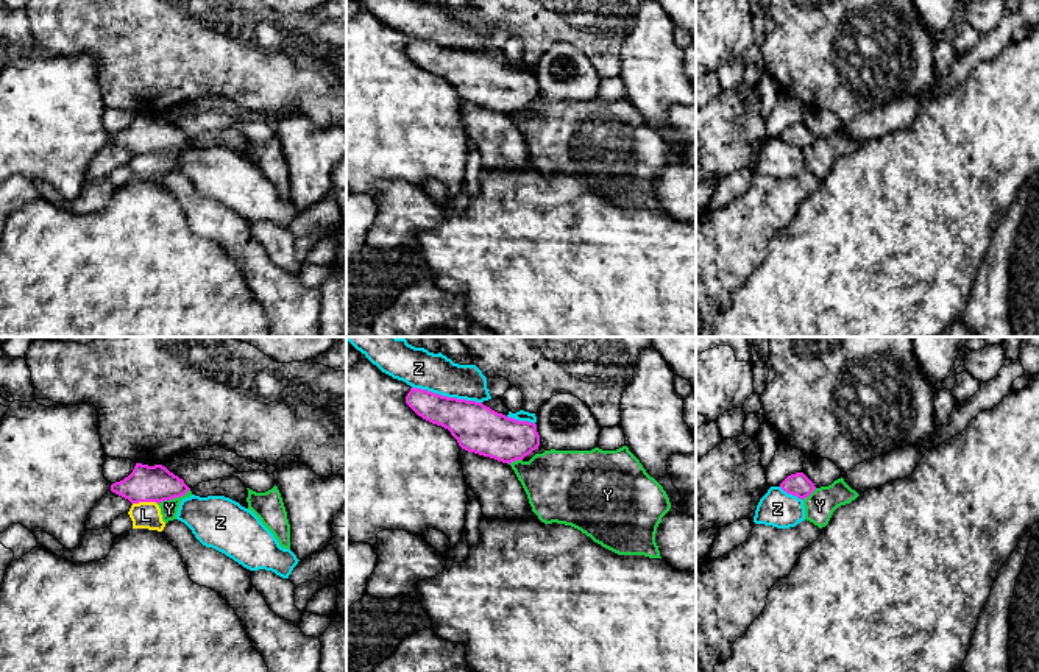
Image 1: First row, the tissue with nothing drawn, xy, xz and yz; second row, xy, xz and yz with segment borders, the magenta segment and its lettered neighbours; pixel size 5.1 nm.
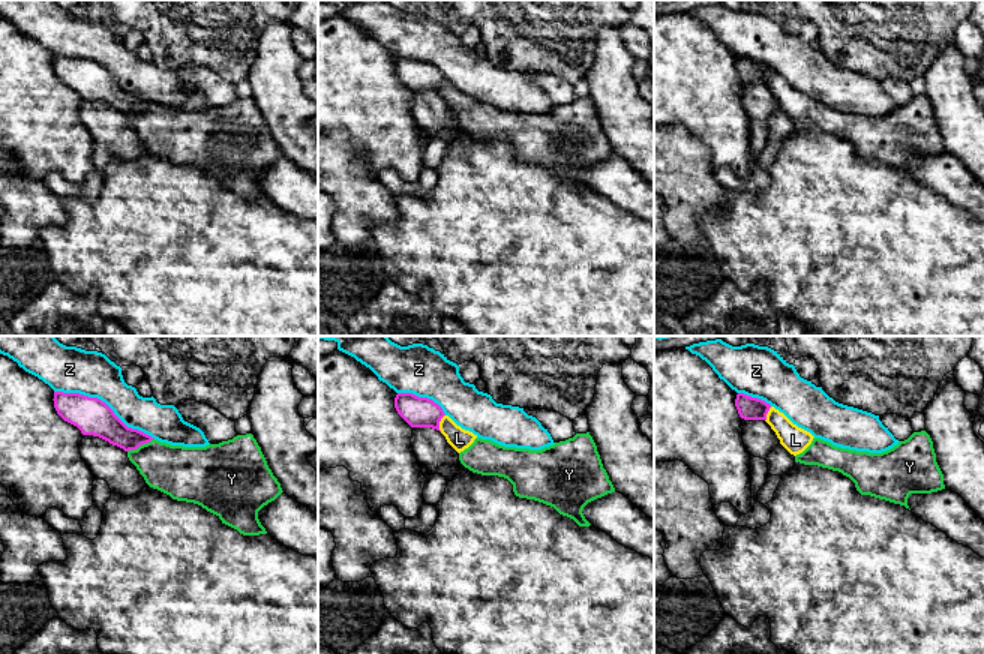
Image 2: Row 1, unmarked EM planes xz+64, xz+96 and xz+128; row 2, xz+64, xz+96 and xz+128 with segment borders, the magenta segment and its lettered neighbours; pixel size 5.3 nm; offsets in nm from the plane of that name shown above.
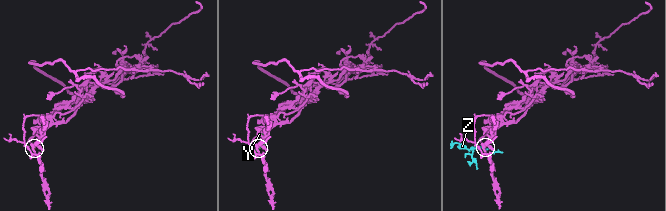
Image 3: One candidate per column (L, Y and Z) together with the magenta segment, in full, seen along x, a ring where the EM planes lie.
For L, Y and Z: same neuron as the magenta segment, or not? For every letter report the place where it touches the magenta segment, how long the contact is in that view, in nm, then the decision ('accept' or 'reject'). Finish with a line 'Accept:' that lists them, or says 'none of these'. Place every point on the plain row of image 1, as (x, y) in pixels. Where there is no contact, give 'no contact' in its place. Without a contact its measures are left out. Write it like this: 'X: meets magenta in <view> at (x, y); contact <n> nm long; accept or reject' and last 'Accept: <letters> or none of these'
L: meets magenta in xy at (144, 152); contact 130 nm long; reject
Y: meets magenta in xy at (173, 148); contact 190 nm long; reject
Z: meets magenta in xz at (446, 47); contact 380 nm long; reject
Accept: none of these

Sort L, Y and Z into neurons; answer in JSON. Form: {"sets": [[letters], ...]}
{"sets": [["L", "Y"], ["Z"]]}

